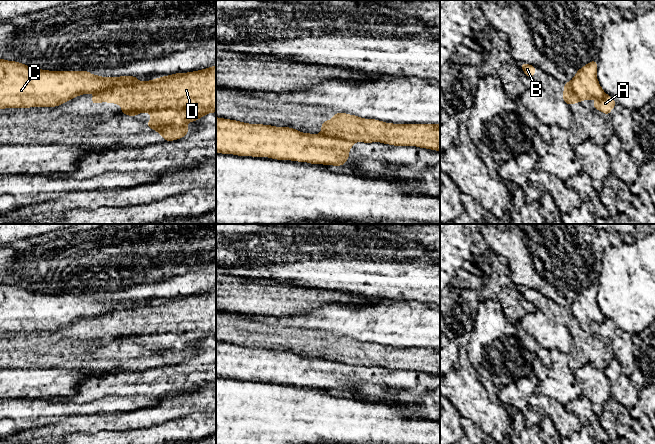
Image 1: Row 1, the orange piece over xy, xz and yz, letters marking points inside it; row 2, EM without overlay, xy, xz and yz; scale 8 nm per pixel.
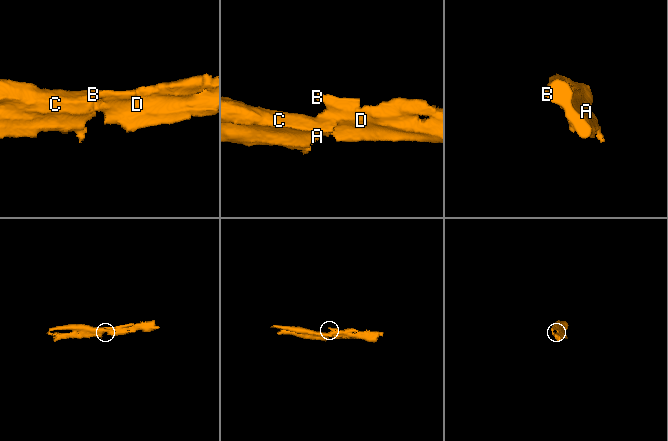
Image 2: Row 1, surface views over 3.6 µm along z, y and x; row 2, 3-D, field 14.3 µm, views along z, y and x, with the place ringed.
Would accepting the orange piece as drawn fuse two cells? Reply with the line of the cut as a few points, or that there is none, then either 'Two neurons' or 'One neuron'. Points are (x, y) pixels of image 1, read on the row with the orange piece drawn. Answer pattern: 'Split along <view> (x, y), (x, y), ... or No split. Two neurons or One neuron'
Split along xy (137, 81), (131, 84), (122, 84), (103, 89), (96, 94). Two neurons

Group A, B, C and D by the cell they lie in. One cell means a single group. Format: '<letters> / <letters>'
A C / B D

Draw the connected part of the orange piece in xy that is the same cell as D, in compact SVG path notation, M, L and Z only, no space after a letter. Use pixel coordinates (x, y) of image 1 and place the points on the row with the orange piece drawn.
M216 65L103 90L94 95L90 102L121 105L122 114L133 117L139 113L150 113L151 120L145 124L161 134L164 141L182 139L189 132L187 129L189 122L197 122L206 114L216 112Z

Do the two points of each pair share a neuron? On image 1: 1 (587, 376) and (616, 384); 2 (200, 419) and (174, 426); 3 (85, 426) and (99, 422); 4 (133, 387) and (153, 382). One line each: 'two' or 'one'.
1: two
2: one
3: one
4: one

